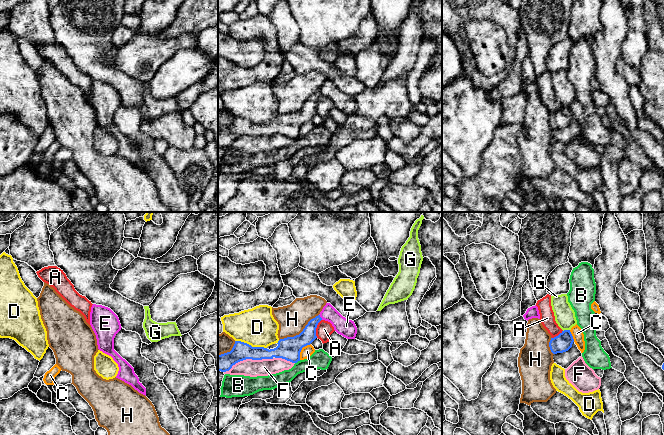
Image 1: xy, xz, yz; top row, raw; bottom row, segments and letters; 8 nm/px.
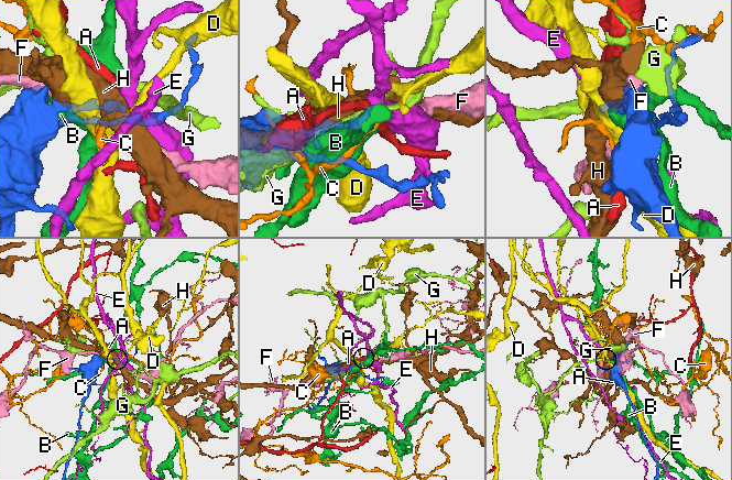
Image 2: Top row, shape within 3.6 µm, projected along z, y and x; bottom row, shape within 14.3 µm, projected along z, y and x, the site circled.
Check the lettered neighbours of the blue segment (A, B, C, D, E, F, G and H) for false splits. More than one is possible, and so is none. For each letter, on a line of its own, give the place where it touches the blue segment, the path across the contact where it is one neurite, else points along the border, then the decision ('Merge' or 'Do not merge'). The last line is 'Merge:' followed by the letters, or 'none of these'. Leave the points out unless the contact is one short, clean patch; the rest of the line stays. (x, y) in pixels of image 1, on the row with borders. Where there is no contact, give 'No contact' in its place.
A: Touches blue at xz (316, 327). Boundary: xz (321, 319), (316, 328), (316, 337). Do not merge
B: Touches blue at xz (297, 361). Do not merge
C: Touches blue at xz (301, 349). Boundary: xz (310, 343), (302, 348), (299, 359). Do not merge
D: Touches blue at xz (250, 345). Do not merge
E: Touches blue at xz (320, 317). Boundary: xz (319, 314), (322, 319). Do not merge
F: Touches blue at xz (248, 358). Do not merge
G: Touches blue at yz (566, 330). Boundary: yz (569, 329), (563, 331). Do not merge
H: Touches blue at xz (300, 333). Do not merge
Merge: none of these

